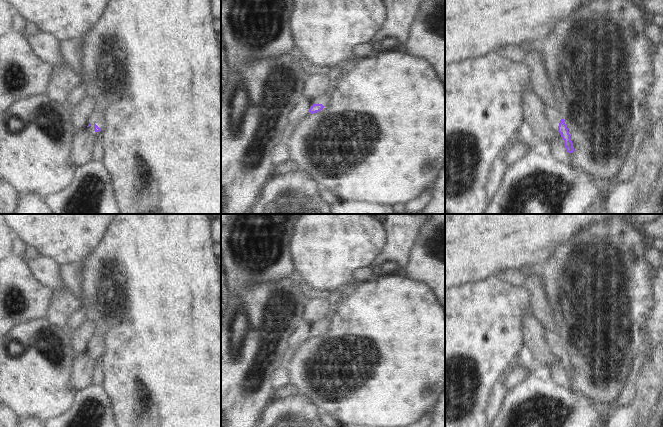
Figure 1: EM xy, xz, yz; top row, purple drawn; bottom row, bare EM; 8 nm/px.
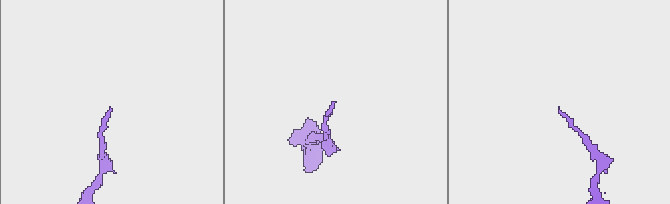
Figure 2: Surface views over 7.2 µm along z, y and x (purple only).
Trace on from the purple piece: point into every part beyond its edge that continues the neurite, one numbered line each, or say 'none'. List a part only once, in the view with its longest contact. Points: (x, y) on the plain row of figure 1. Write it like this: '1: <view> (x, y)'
1: yz (553, 340)

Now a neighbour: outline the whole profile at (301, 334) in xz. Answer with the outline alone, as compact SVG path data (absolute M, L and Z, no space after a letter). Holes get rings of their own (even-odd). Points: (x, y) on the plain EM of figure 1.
M303 321L290 336L288 345L294 350L297 349L310 338L309 333L313 328L314 327L310 323Z

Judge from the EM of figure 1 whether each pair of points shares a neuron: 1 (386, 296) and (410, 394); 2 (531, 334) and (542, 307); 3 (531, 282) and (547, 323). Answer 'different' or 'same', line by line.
1: same
2: different
3: same

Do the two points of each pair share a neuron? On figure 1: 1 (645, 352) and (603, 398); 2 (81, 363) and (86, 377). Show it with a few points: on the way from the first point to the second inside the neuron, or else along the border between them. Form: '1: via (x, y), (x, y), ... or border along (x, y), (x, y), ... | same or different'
1: border along (643, 338), (641, 348), (634, 360) | different
2: via (83, 366), (83, 374) | same

